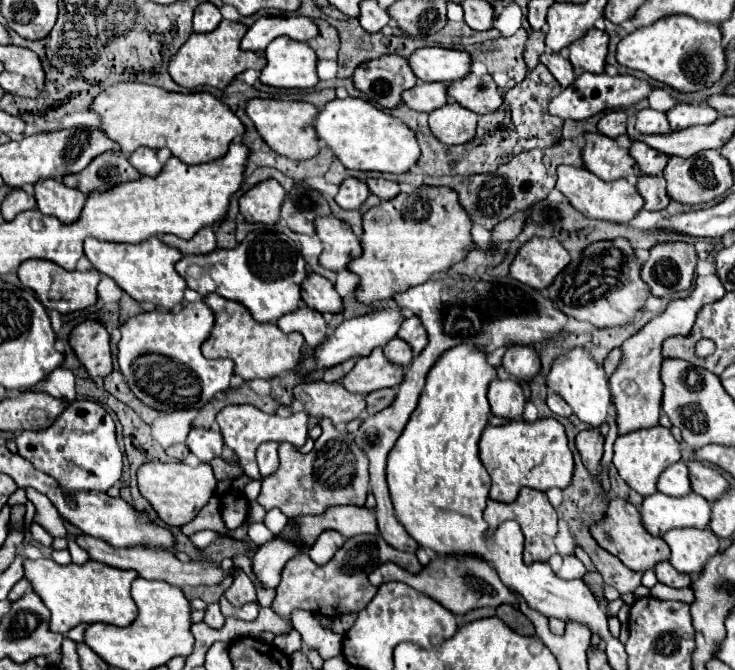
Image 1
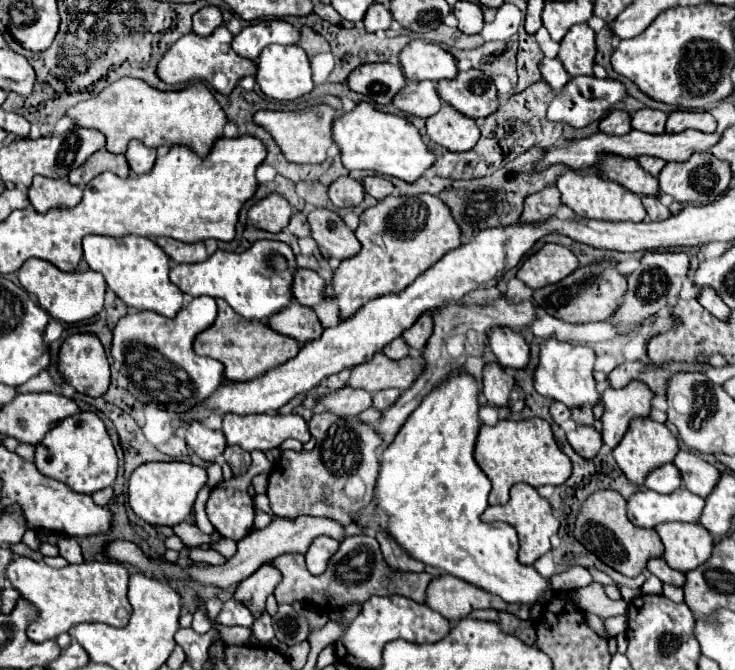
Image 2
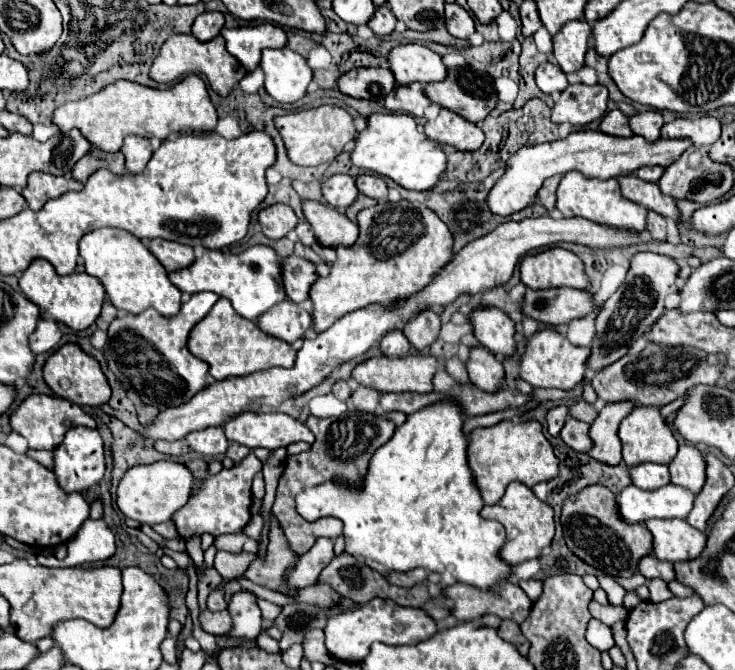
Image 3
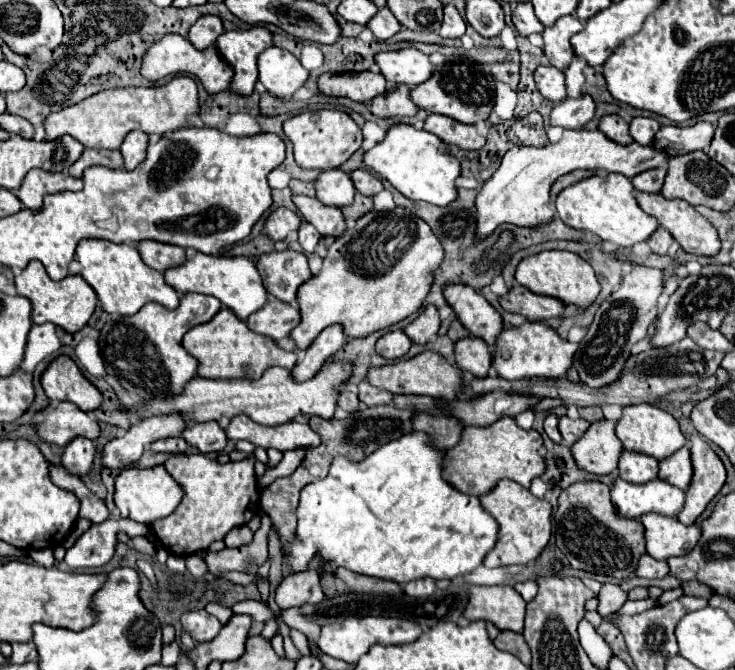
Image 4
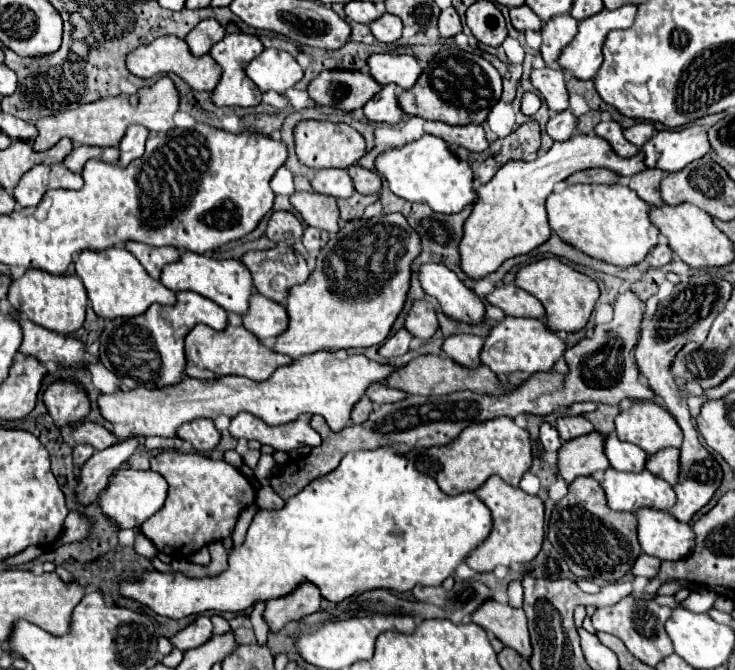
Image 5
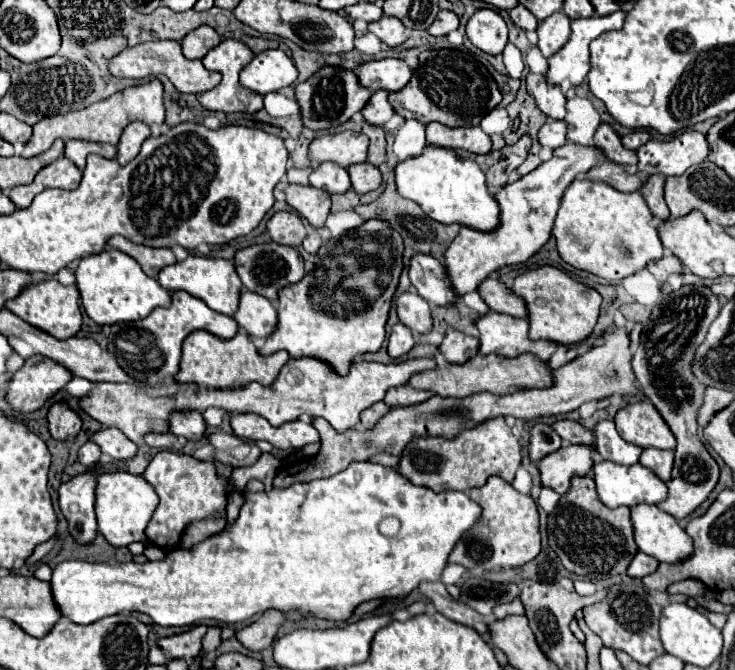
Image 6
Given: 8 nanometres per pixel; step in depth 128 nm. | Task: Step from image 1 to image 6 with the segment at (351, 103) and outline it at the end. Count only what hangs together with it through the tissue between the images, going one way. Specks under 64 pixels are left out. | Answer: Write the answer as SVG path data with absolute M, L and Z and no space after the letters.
M426 146L418 158L408 158L396 166L396 186L400 196L414 200L440 224L460 224L478 232L492 232L500 224L500 208L486 188L486 176L470 158L460 158L454 150Z

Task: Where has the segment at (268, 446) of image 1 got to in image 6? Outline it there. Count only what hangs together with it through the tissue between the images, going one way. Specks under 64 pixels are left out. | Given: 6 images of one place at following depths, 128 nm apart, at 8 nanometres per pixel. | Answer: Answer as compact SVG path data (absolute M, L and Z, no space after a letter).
M158 452L142 474L144 480L156 490L160 504L146 528L146 536L158 548L180 548L180 536L188 524L202 520L214 512L222 512L228 504L226 478L216 474L212 462L200 462L192 456L178 452Z

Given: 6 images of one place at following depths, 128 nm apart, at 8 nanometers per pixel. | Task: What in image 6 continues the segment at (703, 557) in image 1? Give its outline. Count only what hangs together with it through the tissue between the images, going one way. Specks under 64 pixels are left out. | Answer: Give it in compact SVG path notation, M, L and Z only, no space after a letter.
M636 504L630 510L632 510L634 538L642 552L648 552L648 556L654 556L658 562L680 562L692 554L692 538L680 528L674 516L650 504Z

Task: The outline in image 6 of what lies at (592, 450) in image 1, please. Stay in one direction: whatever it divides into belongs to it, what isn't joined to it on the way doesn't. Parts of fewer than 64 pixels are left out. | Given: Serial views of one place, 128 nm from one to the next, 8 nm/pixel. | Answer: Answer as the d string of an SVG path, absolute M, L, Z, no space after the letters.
M558 420L552 426L558 436L566 442L566 444L584 444L584 446L594 446L594 436L590 430L586 430L580 422L574 420Z

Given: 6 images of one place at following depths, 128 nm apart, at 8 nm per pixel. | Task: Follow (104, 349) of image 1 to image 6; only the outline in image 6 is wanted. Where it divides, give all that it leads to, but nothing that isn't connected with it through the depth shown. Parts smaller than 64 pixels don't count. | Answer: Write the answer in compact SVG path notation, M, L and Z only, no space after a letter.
M54 404L48 412L48 430L54 440L76 438L82 428L82 420L66 404Z

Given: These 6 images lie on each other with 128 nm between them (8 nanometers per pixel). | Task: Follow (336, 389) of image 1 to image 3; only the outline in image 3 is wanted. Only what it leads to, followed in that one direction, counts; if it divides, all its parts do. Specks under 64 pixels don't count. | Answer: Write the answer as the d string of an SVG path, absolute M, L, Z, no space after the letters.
M358 386L356 392L352 392L350 402L356 410L374 412L378 408L378 402L380 402L380 392L372 390L372 388L366 388L366 386Z

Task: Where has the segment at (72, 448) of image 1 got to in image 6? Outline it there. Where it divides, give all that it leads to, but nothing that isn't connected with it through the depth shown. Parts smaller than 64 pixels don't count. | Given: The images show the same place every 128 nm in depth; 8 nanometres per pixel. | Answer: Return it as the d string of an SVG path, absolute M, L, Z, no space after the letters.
M86 442L82 448L80 448L80 452L78 452L78 460L80 460L80 464L84 464L84 466L92 466L92 464L96 464L98 460L100 460L100 448L94 444L94 442Z

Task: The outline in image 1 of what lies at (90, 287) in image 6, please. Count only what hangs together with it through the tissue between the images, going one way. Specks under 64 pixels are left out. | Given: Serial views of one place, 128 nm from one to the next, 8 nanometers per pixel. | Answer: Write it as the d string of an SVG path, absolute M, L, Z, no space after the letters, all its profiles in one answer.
M86 238L84 240L84 254L94 264L98 272L112 278L130 298L138 302L152 302L158 308L172 310L184 300L184 278L176 272L176 262L182 258L180 252L174 248L168 248L158 238L148 238L140 244L116 244L116 242L104 242L98 238Z

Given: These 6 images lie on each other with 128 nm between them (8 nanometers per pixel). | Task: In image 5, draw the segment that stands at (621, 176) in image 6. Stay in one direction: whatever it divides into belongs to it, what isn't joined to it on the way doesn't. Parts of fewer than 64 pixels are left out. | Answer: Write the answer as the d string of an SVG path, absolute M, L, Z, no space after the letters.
M592 168L592 170L582 170L572 174L566 184L578 184L578 182L598 182L598 184L618 184L620 176L612 170L606 168Z

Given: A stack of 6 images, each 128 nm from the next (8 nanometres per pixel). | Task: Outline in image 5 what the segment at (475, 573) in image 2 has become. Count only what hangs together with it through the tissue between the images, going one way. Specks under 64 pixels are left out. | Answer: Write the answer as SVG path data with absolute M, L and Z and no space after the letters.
M390 448L350 452L334 472L312 480L302 492L288 498L280 510L258 510L244 542L228 550L228 568L224 572L192 578L182 572L146 570L136 580L122 580L118 594L152 608L160 616L180 620L208 610L240 614L256 602L284 598L304 582L314 584L320 596L330 602L342 602L376 588L408 592L416 584L440 586L464 562L468 552L486 540L490 526L492 516L474 492L462 492L458 496L444 494L432 478L416 472L414 462L394 454Z

